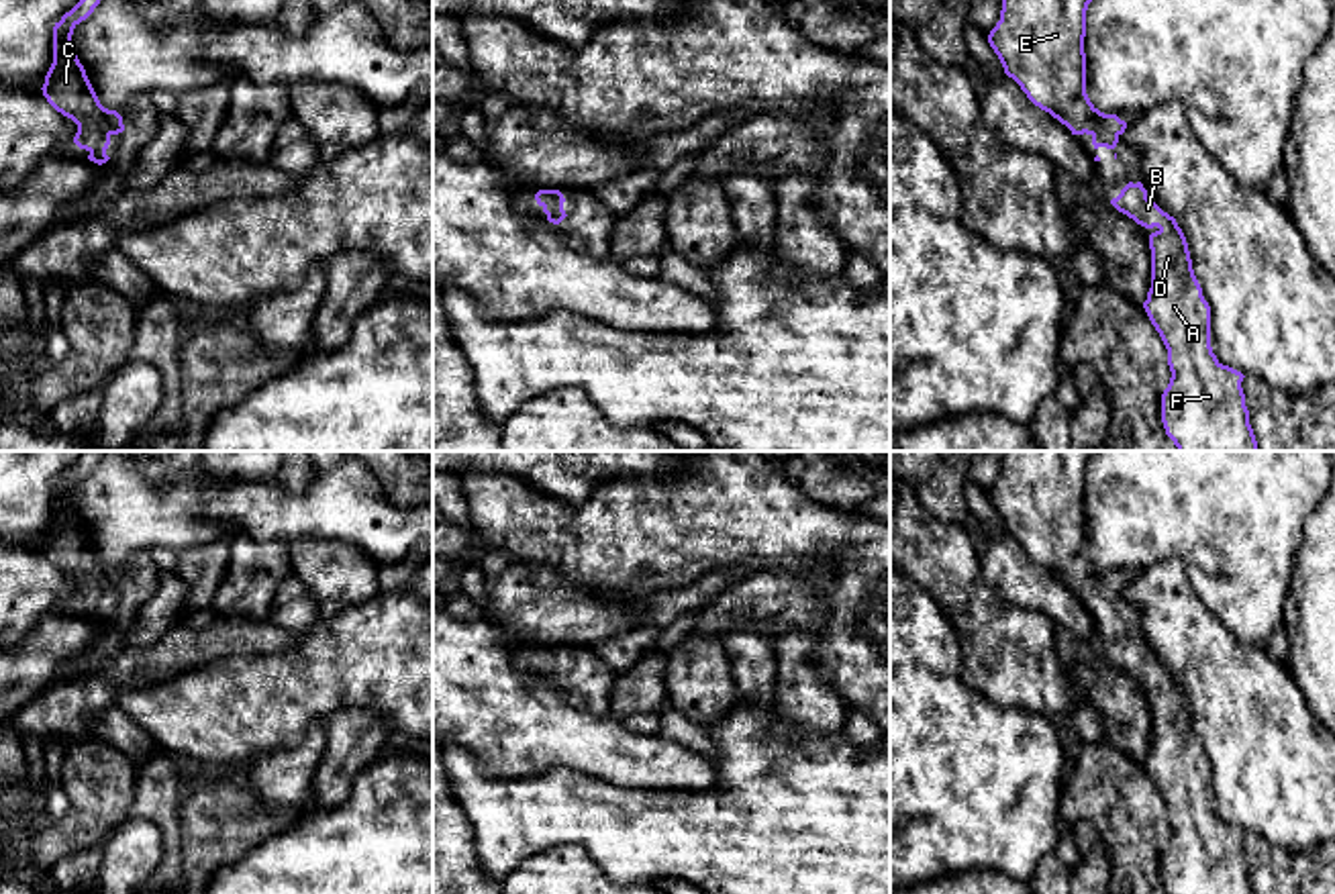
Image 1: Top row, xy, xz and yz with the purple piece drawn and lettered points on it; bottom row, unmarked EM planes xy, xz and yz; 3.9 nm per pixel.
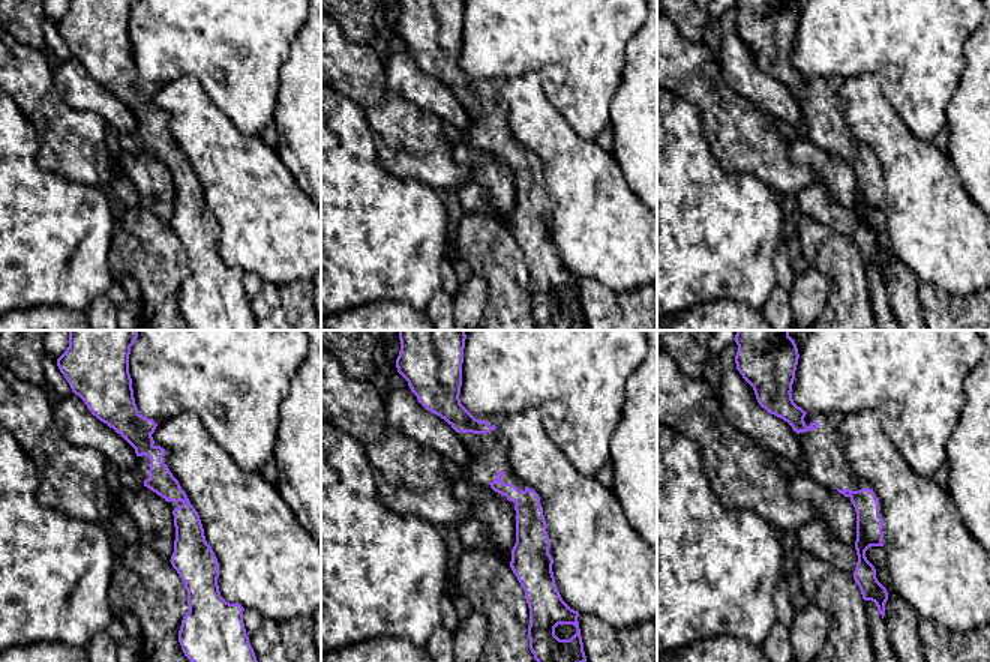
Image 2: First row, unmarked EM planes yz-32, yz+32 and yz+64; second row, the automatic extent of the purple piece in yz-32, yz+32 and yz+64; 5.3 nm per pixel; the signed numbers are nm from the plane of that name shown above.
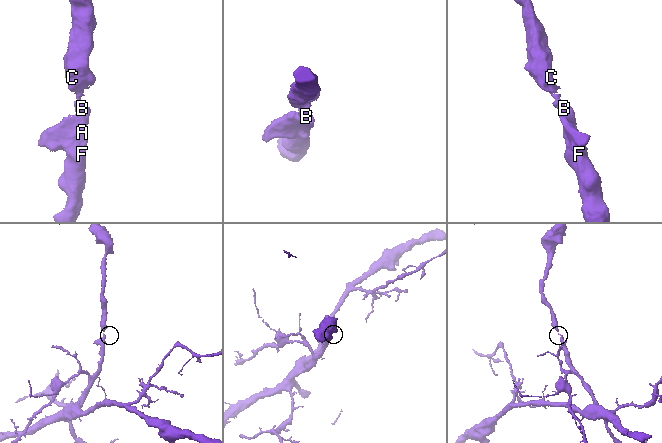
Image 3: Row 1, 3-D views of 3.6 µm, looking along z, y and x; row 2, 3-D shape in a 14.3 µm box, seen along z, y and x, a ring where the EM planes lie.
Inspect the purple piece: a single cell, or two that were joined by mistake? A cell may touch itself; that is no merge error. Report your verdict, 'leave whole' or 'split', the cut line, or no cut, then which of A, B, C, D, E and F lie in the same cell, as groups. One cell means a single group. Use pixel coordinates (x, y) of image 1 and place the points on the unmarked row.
leave whole; cut none; groups A B C D E F

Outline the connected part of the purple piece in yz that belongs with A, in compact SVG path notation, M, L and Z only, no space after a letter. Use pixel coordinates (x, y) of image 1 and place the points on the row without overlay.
M1129 639L1110 661L1145 686L1151 706L1151 745L1143 765L1168 806L1170 841L1161 851L1161 880L1168 894L1255 894L1241 845L1243 831L1223 823L1210 804L1210 763L1194 733L1186 694L1176 676L1164 669L1141 639Z

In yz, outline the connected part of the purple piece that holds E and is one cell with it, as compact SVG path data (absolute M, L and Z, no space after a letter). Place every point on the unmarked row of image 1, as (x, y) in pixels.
M1002 451L1000 478L988 492L1004 531L1027 555L1049 569L1072 592L1090 592L1094 606L1115 606L1127 580L1117 572L1100 569L1086 551L1086 467L1094 451Z

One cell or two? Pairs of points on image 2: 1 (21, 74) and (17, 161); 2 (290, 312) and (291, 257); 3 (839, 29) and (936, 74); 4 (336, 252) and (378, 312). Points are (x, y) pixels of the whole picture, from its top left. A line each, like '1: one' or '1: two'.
1: two
2: two
3: one
4: two

